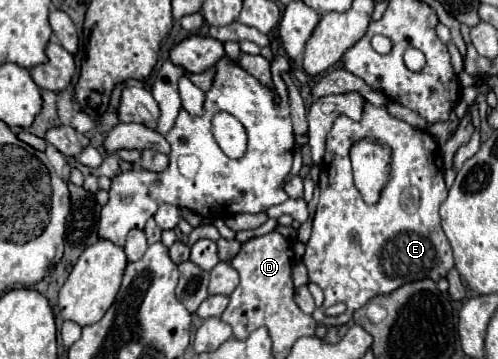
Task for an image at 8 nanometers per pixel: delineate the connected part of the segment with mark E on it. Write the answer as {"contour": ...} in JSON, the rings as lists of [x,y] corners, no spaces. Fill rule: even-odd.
{"contour":[[[365,102],[363,106],[363,118],[361,122],[351,120],[345,114],[339,114],[329,136],[327,136],[327,150],[321,162],[321,176],[319,176],[319,204],[313,218],[313,234],[307,242],[307,250],[303,256],[303,264],[309,270],[309,280],[319,284],[325,292],[325,302],[321,308],[313,312],[313,318],[317,324],[323,324],[327,328],[347,324],[353,318],[353,312],[363,308],[373,296],[389,294],[397,290],[399,286],[423,278],[431,278],[439,282],[439,278],[445,278],[447,272],[455,266],[453,264],[453,252],[451,244],[441,228],[439,220],[439,206],[447,198],[447,186],[443,180],[443,158],[439,152],[439,144],[435,138],[419,130],[387,112],[387,106],[373,106],[371,102]],[[363,138],[373,138],[375,142],[389,146],[391,150],[391,172],[385,188],[381,190],[379,202],[369,206],[363,202],[361,192],[355,186],[353,180],[353,168],[351,168],[351,146]],[[337,302],[347,304],[347,312],[329,318],[325,316],[325,310]]]}

